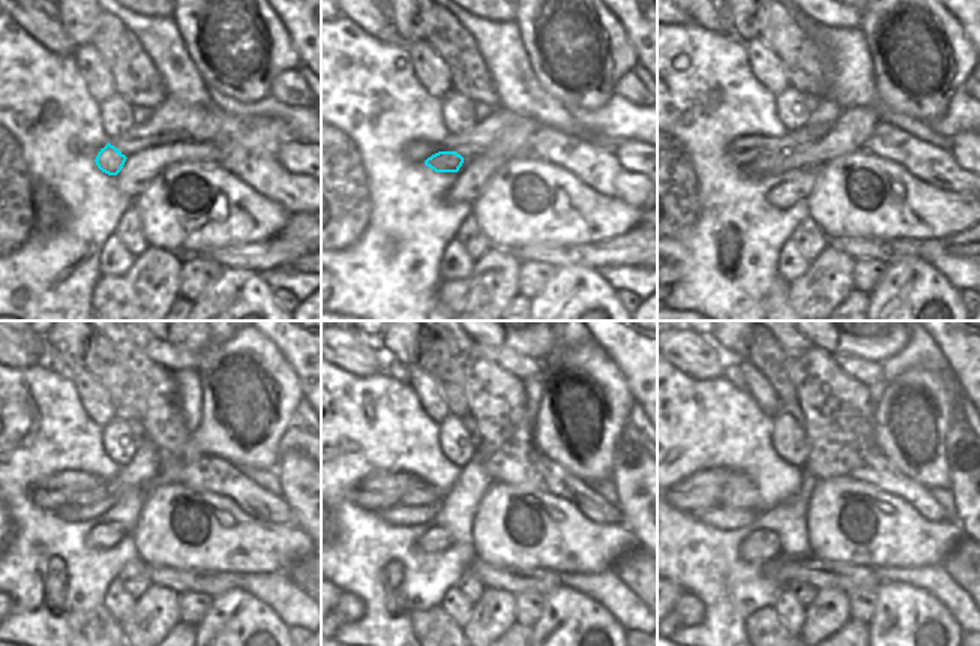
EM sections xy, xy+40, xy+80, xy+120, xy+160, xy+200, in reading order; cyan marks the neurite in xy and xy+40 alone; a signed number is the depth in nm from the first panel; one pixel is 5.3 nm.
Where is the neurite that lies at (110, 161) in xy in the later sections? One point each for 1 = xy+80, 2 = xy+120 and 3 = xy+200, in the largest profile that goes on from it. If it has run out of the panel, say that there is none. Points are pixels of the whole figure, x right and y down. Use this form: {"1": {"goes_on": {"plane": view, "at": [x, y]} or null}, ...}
{"1": {"goes_on": {"plane": "xy+80", "at": [766, 162]}}, "2": {"goes_on": {"plane": "xy+120", "at": [87, 496]}}, "3": {"goes_on": {"plane": "xy+200", "at": [739, 492]}}}

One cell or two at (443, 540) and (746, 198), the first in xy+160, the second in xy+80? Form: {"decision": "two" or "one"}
{"decision": "two"}

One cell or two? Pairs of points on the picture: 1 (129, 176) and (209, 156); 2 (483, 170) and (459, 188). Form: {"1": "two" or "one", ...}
{"1": "one", "2": "one"}

